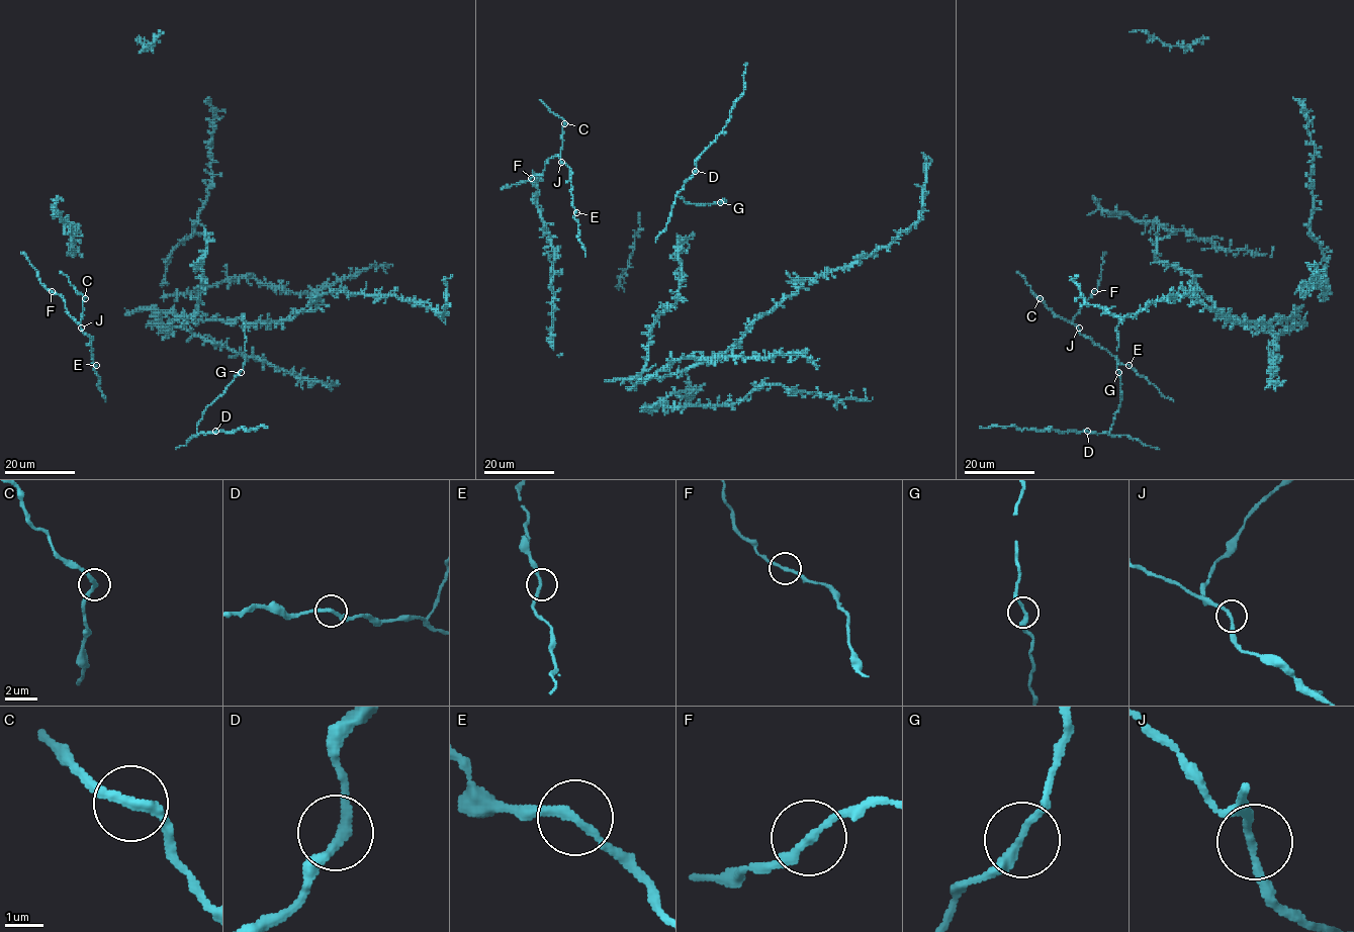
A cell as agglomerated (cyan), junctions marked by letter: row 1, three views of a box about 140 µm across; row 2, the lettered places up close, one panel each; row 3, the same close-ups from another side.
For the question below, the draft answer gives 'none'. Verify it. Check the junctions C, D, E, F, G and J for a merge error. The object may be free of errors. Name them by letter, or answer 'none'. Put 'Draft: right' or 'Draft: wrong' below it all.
none
Draft: right

